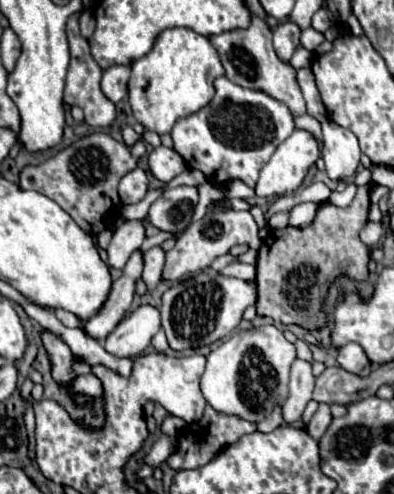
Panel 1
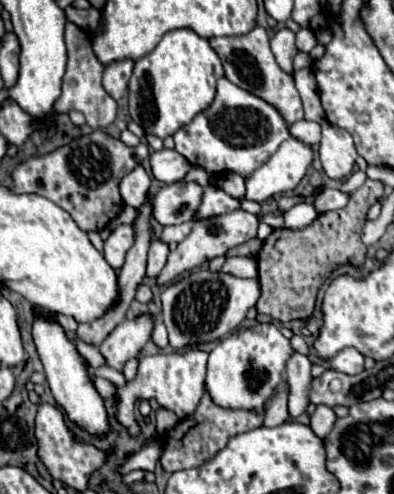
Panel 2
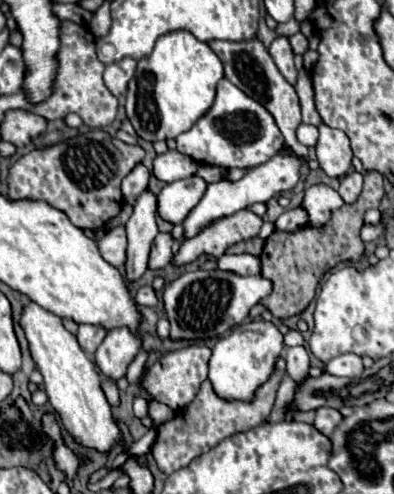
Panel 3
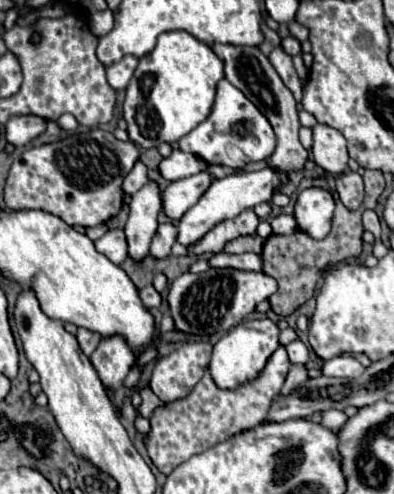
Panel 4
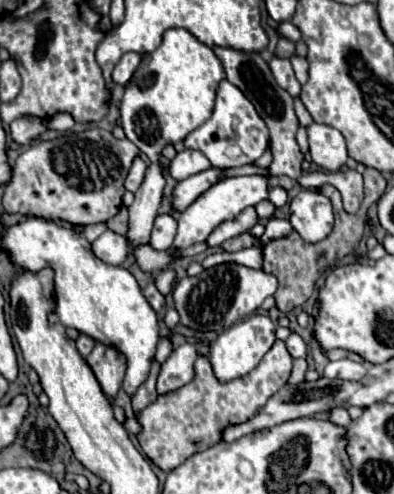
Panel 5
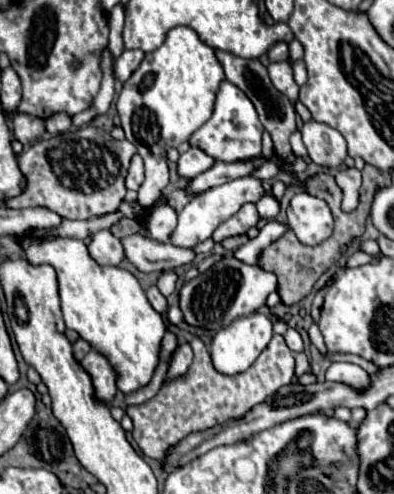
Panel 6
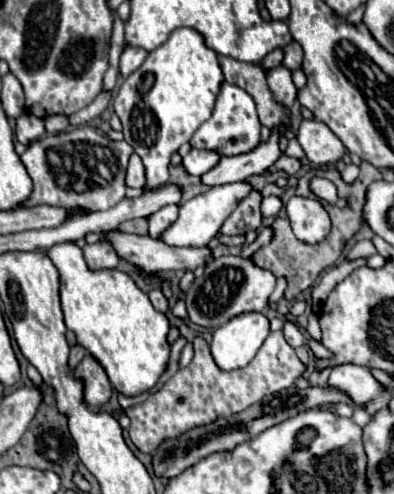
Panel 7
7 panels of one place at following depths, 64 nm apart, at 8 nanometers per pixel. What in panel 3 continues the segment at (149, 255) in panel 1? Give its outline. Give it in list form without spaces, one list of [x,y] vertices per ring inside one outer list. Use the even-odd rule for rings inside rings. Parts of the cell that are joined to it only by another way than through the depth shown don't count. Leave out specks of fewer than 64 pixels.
[[[158,232],[156,240],[152,242],[152,250],[150,250],[150,268],[164,268],[170,260],[172,260],[172,246],[174,238],[170,232]]]

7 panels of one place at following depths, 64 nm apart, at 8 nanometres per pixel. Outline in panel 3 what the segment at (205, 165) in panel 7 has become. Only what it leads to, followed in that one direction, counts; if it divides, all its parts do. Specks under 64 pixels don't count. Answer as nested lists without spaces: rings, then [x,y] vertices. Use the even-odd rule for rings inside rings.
[[[168,150],[166,154],[160,154],[154,160],[154,174],[158,180],[164,180],[164,182],[190,178],[198,172],[198,168],[200,164],[196,164],[190,156],[184,156],[178,150]]]

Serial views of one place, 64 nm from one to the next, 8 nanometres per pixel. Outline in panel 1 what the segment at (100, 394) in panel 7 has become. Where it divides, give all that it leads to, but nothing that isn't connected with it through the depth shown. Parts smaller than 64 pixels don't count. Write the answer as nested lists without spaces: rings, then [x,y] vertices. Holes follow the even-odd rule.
[[[140,306],[110,332],[104,340],[104,348],[116,358],[134,358],[142,354],[158,328],[160,312],[152,306]]]

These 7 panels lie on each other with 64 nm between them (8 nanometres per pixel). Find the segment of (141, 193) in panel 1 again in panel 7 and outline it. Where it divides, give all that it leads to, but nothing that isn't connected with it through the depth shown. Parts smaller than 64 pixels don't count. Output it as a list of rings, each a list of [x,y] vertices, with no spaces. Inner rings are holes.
[[[132,154],[130,164],[128,164],[128,172],[126,172],[126,186],[144,188],[144,184],[146,184],[146,180],[144,180],[144,164],[142,164],[138,154]]]

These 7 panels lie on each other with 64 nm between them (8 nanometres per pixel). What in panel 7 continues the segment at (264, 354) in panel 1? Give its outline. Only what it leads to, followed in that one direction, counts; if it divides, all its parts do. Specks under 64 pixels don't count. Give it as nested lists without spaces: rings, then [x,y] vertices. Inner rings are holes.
[[[244,312],[214,330],[210,342],[212,356],[222,370],[244,368],[268,334],[270,322],[262,312]]]

